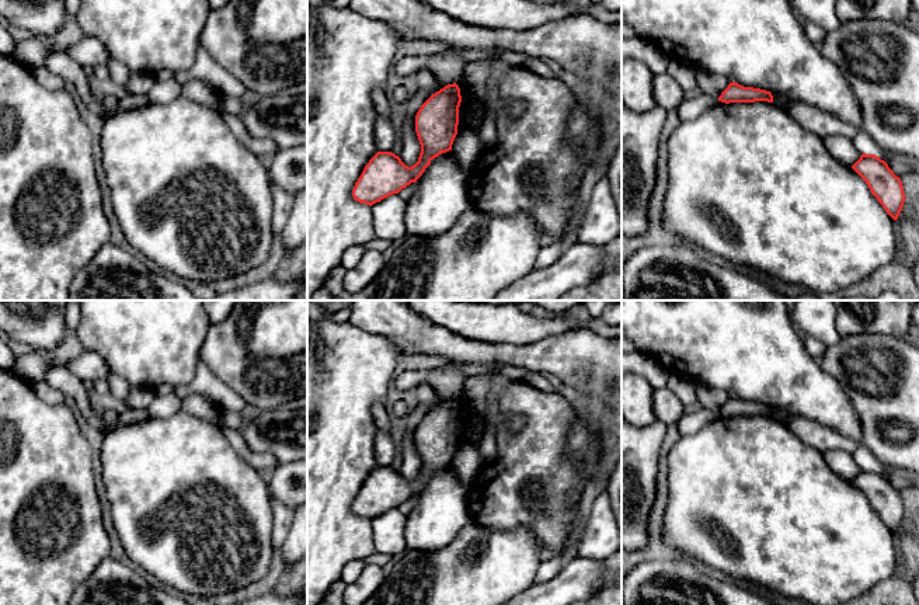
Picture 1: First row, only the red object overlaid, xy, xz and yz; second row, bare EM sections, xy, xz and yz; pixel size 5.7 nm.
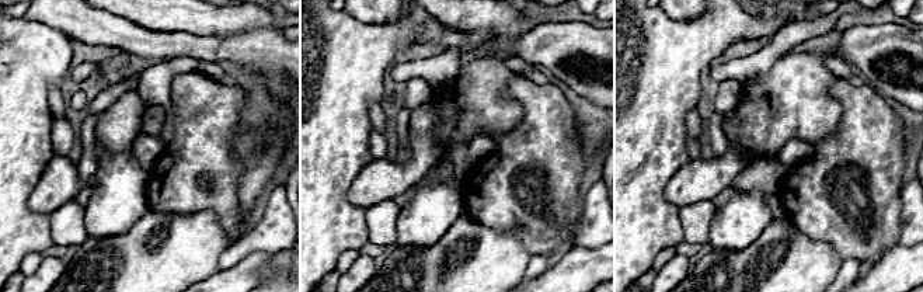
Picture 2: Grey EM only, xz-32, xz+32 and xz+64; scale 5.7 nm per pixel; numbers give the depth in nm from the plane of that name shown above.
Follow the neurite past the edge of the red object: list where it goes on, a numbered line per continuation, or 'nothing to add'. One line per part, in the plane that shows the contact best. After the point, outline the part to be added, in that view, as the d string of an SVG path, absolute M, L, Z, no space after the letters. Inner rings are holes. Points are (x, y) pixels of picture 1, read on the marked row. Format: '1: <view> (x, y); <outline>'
nothing to add

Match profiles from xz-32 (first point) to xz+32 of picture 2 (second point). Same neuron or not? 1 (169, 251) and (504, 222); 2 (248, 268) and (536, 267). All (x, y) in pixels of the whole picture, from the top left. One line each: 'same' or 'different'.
1: different
2: different

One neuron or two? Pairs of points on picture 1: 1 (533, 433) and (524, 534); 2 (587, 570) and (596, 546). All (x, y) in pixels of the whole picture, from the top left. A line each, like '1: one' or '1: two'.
1: two
2: two

